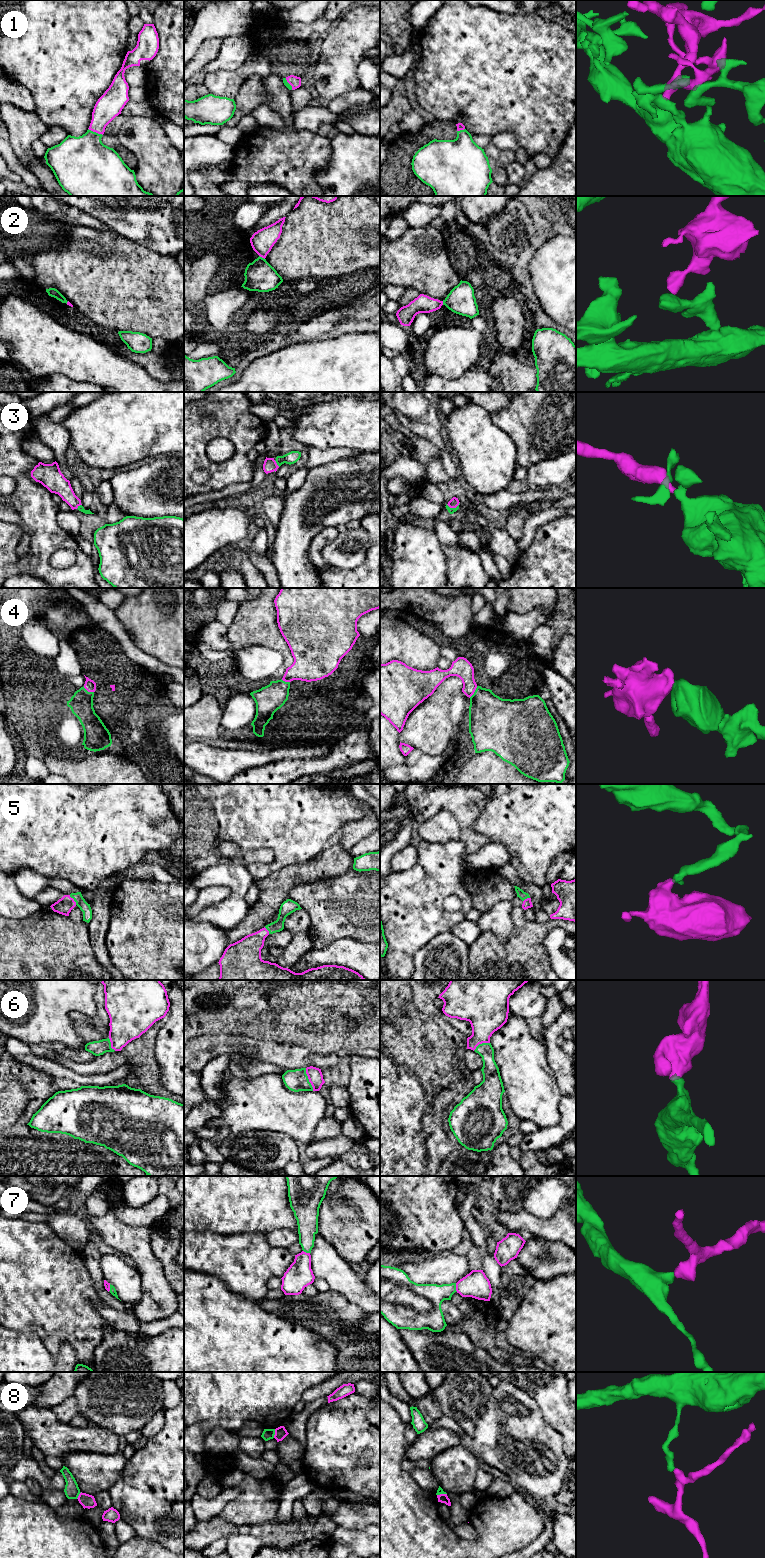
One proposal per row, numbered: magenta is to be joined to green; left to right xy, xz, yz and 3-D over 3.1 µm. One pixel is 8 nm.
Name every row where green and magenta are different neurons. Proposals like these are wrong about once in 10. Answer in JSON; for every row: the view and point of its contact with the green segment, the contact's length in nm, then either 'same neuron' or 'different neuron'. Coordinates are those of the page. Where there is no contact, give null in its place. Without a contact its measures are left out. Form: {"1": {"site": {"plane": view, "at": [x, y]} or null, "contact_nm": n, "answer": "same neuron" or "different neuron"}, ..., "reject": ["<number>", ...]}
{"1": {"site": {"plane": "xy", "at": [95, 132]}, "contact_nm": 130, "answer": "same neuron"}, "2": {"site": {"plane": "xz", "at": [261, 257]}, "contact_nm": 60, "answer": "different neuron"}, "3": {"site": {"plane": "yz", "at": [453, 508]}, "contact_nm": 110, "answer": "same neuron"}, "4": {"site": {"plane": "yz", "at": [474, 692]}, "contact_nm": 120, "answer": "same neuron"}, "5": {"site": {"plane": "xy", "at": [74, 900]}, "contact_nm": 100, "answer": "same neuron"}, "6": {"site": {"plane": "xz", "at": [308, 1079]}, "contact_nm": 200, "answer": "same neuron"}, "7": {"site": {"plane": "yz", "at": [455, 1287]}, "contact_nm": 70, "answer": "same neuron"}, "8": {"site": {"plane": "xz", "at": [274, 1433]}, "contact_nm": 70, "answer": "different neuron"}, "reject": ["2", "8"]}

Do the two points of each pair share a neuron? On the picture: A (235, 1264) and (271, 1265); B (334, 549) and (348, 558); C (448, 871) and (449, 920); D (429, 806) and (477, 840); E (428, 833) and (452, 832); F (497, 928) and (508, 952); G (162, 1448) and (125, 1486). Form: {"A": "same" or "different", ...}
{"A": "same", "B": "same", "C": "same", "D": "same", "E": "same", "F": "different", "G": "same"}

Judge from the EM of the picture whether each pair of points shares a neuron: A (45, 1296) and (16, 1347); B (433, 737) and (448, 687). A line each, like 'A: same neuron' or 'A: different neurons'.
A: different neurons
B: same neuron

